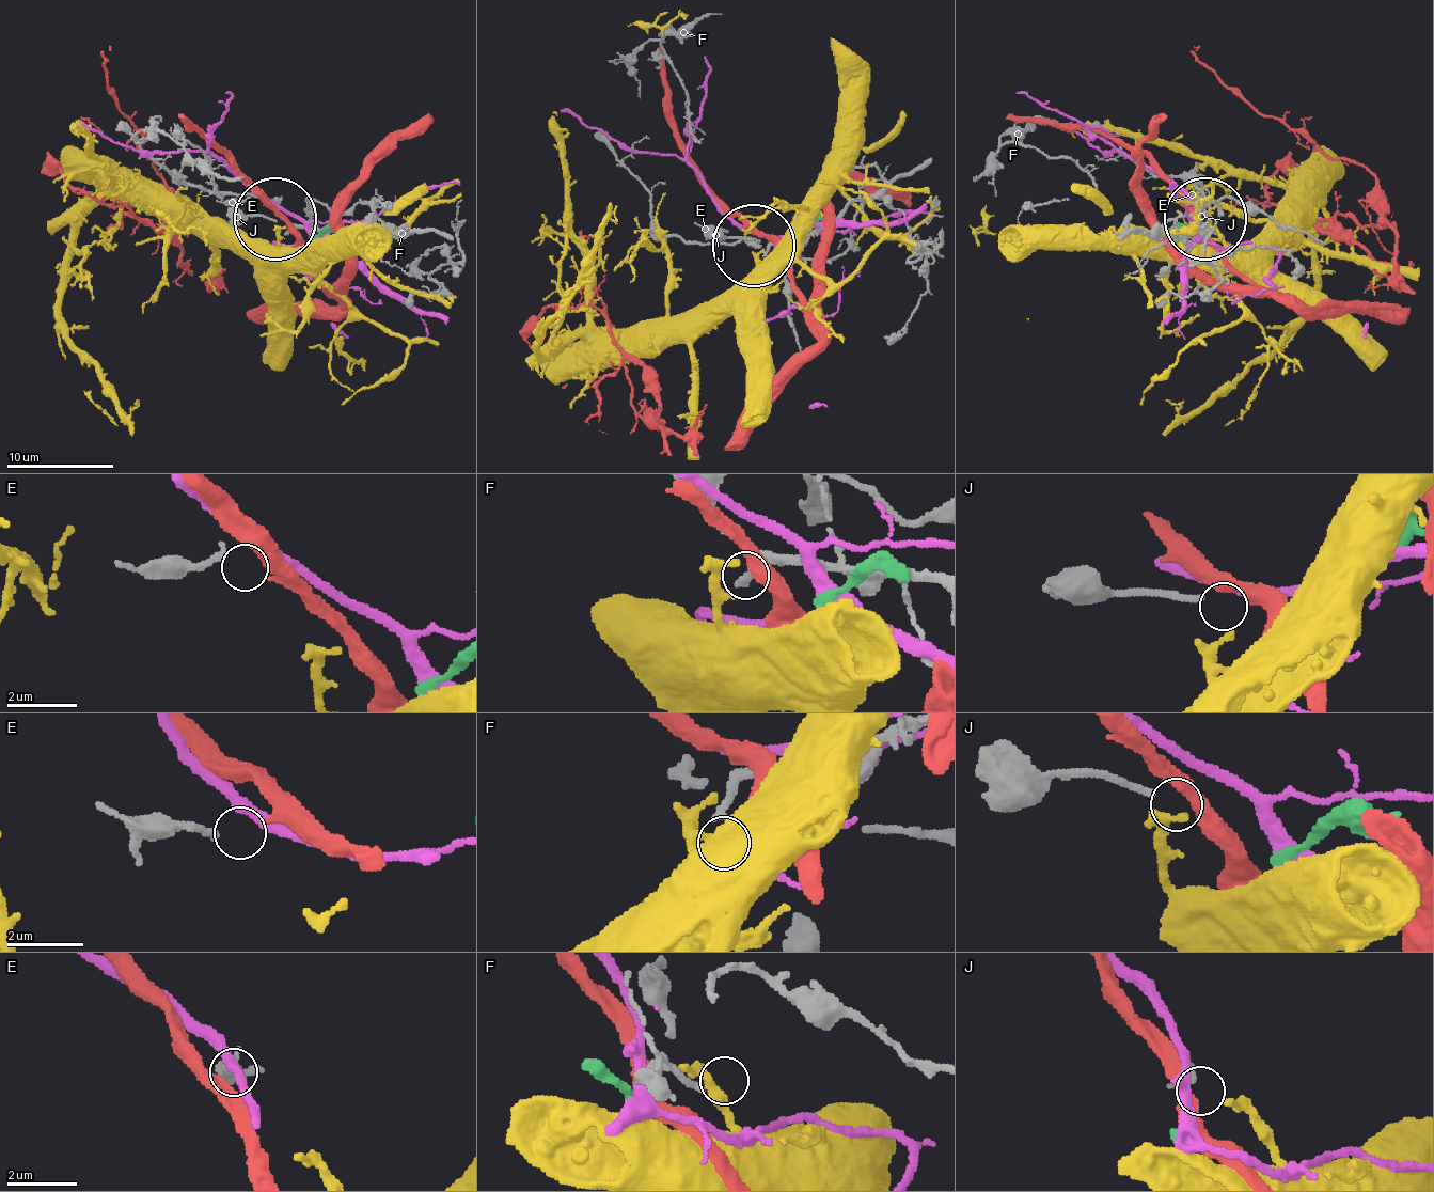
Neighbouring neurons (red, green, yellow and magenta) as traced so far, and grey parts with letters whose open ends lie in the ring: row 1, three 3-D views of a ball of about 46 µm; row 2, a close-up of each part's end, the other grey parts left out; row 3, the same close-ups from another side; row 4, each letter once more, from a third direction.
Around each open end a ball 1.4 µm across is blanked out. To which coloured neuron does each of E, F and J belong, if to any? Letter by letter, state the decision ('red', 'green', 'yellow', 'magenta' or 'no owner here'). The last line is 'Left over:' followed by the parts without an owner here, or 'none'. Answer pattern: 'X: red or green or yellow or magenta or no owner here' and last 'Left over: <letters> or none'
E: no owner here
F: no owner here
J: no owner here
Left over: E, F, J

